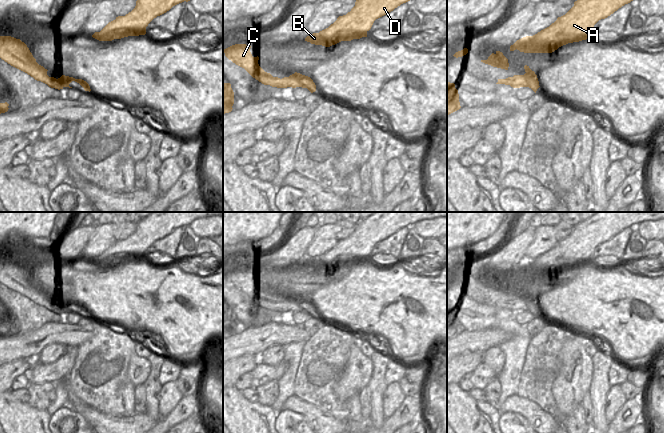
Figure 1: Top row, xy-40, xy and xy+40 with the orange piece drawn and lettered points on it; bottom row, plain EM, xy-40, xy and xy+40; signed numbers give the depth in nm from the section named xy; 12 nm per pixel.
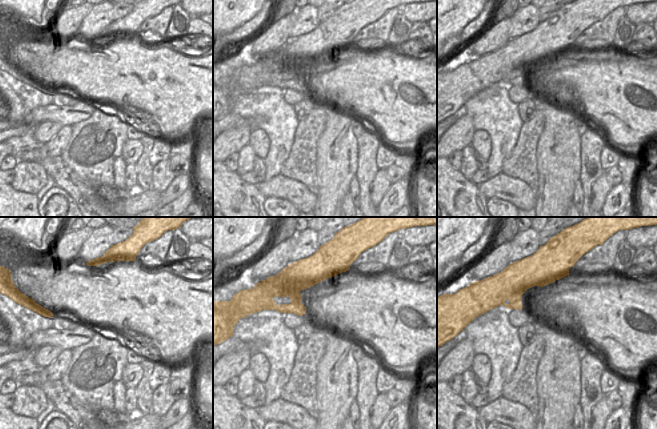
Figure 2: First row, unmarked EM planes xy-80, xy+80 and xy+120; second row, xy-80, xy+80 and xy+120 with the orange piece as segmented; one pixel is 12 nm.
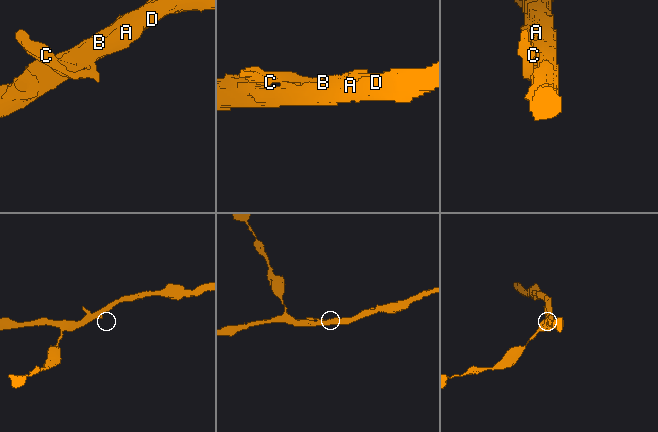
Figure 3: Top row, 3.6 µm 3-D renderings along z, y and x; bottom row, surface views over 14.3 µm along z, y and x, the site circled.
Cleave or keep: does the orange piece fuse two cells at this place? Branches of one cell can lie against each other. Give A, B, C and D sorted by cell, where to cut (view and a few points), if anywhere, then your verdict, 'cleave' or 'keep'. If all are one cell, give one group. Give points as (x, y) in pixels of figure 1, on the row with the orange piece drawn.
A B C D; no cut; keep

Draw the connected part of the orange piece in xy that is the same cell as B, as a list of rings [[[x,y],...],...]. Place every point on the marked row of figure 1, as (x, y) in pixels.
[[[356,0],[355,6],[346,15],[339,16],[337,20],[328,28],[313,33],[305,38],[305,41],[315,45],[330,47],[341,41],[351,41],[367,37],[367,32],[371,29],[374,21],[410,0]]]

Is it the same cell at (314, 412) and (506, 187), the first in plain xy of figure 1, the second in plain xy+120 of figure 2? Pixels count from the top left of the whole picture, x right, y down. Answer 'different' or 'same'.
same

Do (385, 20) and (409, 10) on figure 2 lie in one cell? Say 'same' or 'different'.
different

